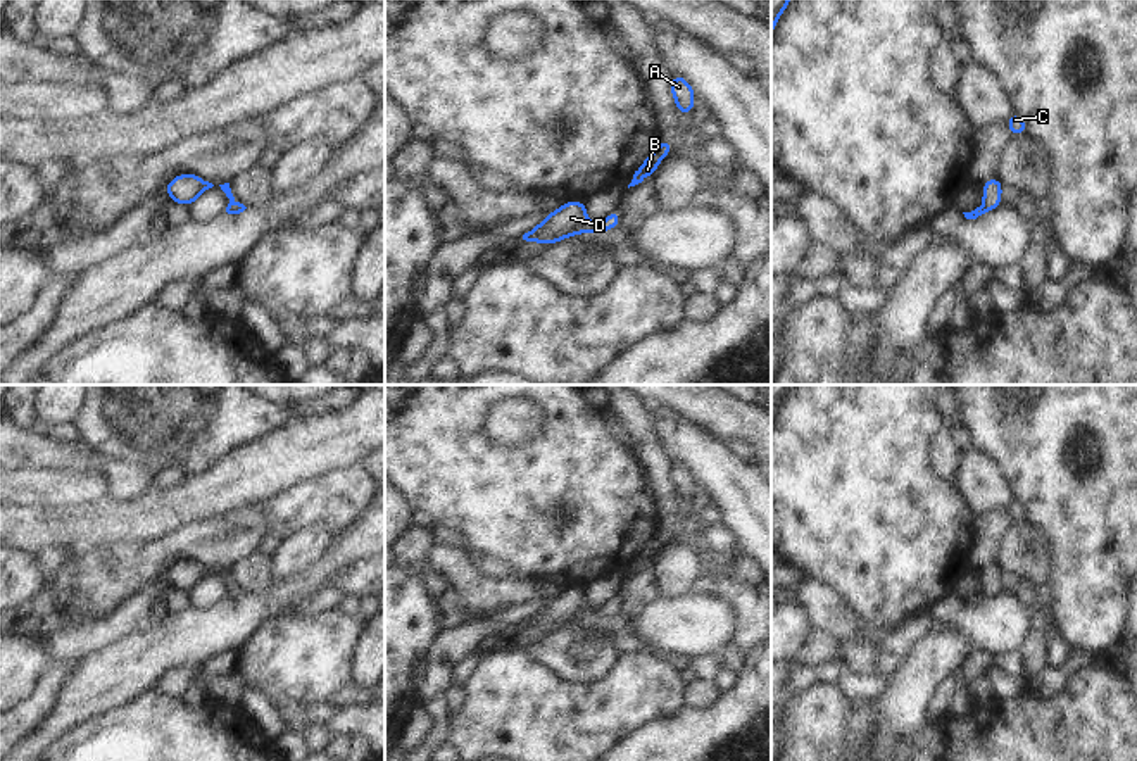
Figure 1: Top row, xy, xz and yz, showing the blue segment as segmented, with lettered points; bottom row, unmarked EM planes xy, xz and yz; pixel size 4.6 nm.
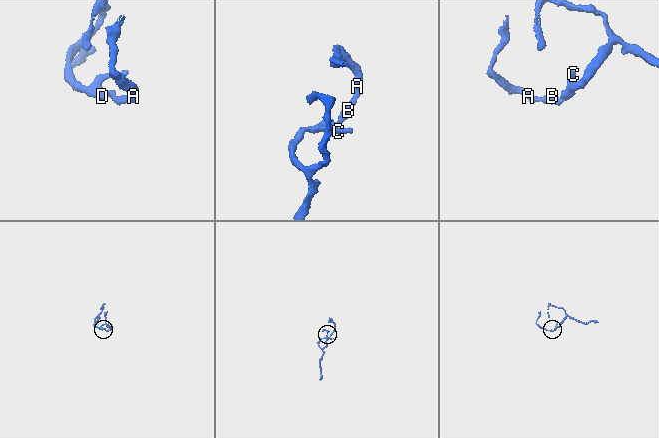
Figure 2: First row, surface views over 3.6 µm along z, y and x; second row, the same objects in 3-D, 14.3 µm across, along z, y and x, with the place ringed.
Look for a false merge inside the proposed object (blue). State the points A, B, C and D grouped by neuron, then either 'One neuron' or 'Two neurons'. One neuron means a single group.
Groups: A B C D. One neuron

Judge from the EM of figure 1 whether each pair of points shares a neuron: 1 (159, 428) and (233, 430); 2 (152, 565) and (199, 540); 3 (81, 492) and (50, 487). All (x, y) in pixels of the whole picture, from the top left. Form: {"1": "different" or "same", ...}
{"1": "same", "2": "same", "3": "same"}

